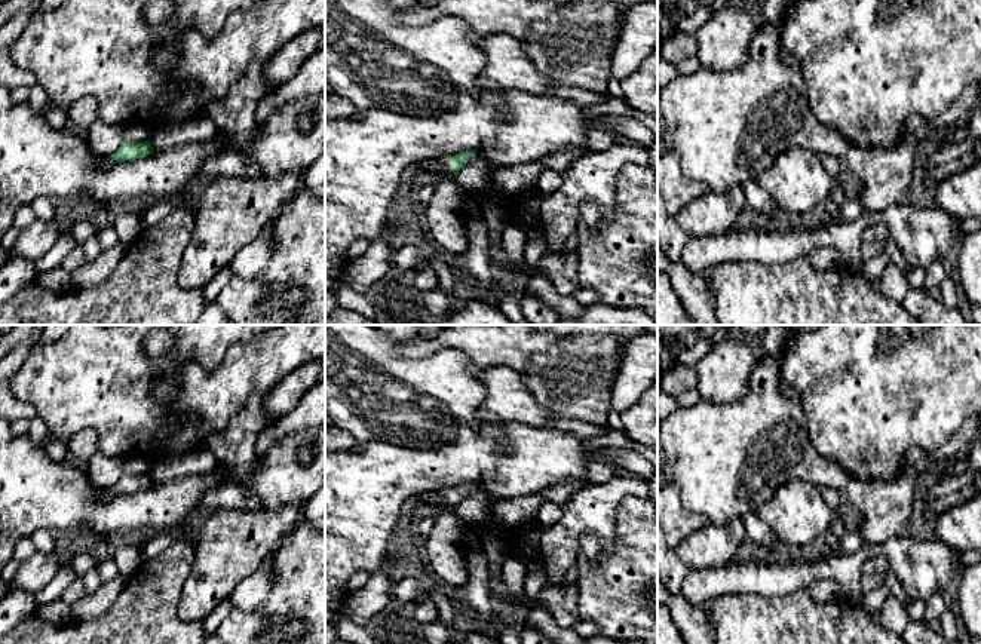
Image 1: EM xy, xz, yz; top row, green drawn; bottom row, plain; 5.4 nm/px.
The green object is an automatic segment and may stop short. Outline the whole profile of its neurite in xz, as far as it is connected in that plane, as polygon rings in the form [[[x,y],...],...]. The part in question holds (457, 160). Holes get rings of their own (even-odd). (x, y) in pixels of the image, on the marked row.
[[[466,151],[454,156],[445,156],[439,159],[424,160],[417,165],[419,174],[436,174],[439,169],[445,169],[457,175],[457,172],[475,156],[475,151]]]

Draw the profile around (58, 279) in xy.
[[[62,267],[40,273],[36,282],[47,291],[67,291],[71,288],[71,275]]]

